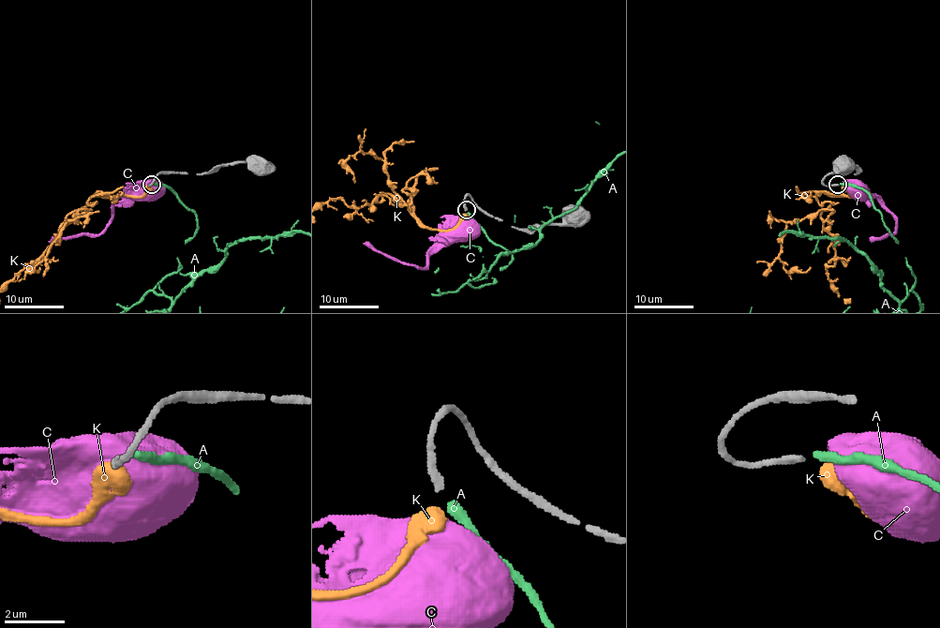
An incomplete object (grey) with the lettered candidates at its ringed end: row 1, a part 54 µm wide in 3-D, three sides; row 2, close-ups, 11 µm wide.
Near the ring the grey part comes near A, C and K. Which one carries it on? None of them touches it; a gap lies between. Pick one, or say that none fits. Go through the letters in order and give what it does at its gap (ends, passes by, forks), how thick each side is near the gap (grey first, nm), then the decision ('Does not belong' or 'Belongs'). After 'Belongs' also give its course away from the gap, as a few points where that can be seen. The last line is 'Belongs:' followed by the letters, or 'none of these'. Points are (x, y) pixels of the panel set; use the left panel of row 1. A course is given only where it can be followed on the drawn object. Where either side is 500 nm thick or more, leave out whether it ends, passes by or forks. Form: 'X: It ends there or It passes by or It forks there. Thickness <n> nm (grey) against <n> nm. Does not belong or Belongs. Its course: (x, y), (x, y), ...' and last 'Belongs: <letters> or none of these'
A: It ends there. Thickness 240 nm (grey) against 320 nm. Belongs
C: Thickness 240 nm (grey) against 800 nm. Does not belong
K: Thickness 240 nm (grey) against 650 nm. Does not belong
Belongs: A

